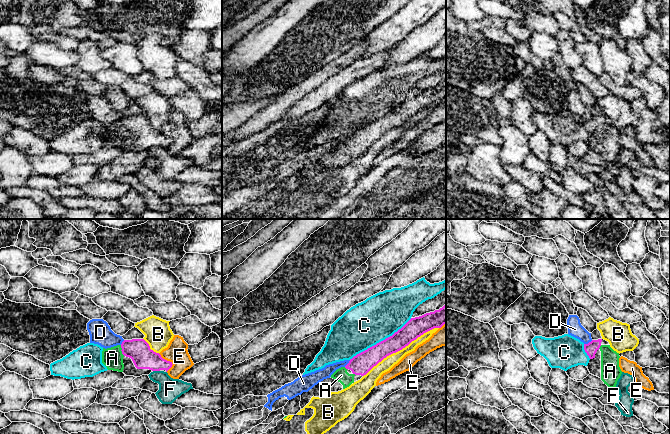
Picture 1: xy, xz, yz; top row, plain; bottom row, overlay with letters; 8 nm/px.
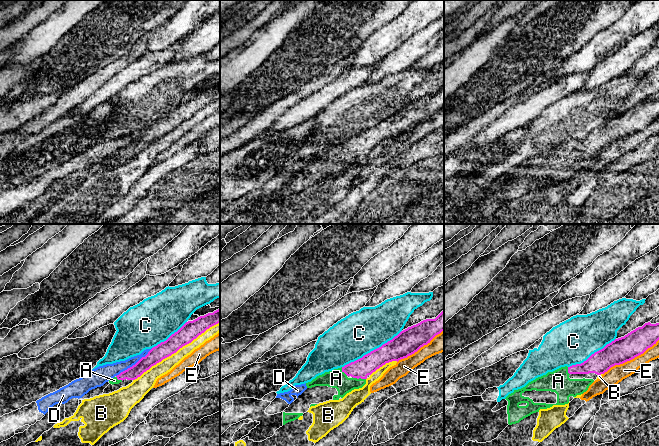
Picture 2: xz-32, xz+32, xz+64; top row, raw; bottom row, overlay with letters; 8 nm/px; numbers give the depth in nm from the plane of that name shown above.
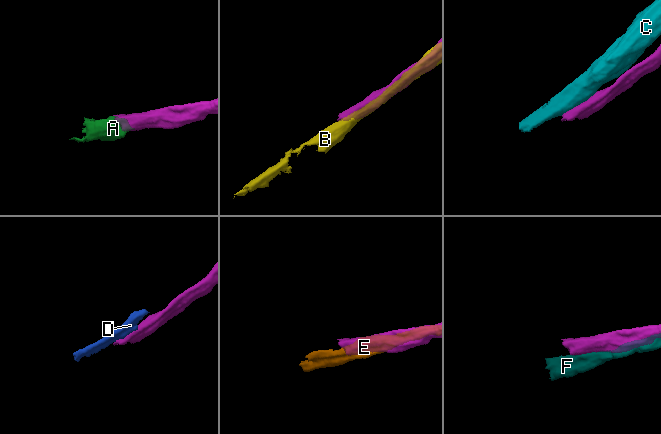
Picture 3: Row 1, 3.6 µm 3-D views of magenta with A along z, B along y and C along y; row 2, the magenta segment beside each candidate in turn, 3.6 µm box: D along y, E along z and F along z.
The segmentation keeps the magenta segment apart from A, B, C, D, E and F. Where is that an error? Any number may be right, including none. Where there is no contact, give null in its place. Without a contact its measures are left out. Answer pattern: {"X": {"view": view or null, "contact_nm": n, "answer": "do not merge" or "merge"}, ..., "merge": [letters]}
{"A": {"view": "xy", "contact_nm": 90, "answer": "merge"}, "B": {"view": "xz", "contact_nm": 700, "answer": "do not merge"}, "C": {"view": "xz", "contact_nm": 600, "answer": "do not merge"}, "D": {"view": "yz", "contact_nm": 80, "answer": "do not merge"}, "E": {"view": "xy", "contact_nm": 170, "answer": "do not merge"}, "F": {"view": "xy", "contact_nm": 60, "answer": "do not merge"}, "merge": ["A"]}

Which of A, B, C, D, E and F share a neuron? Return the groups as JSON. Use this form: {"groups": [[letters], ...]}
{"groups": [["A"], ["B"], ["C"], ["D"], ["E"], ["F"]]}

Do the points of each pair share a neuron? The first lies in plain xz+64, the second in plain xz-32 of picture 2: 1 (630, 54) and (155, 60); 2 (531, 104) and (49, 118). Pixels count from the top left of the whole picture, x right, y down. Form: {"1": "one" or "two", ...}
{"1": "two", "2": "two"}

